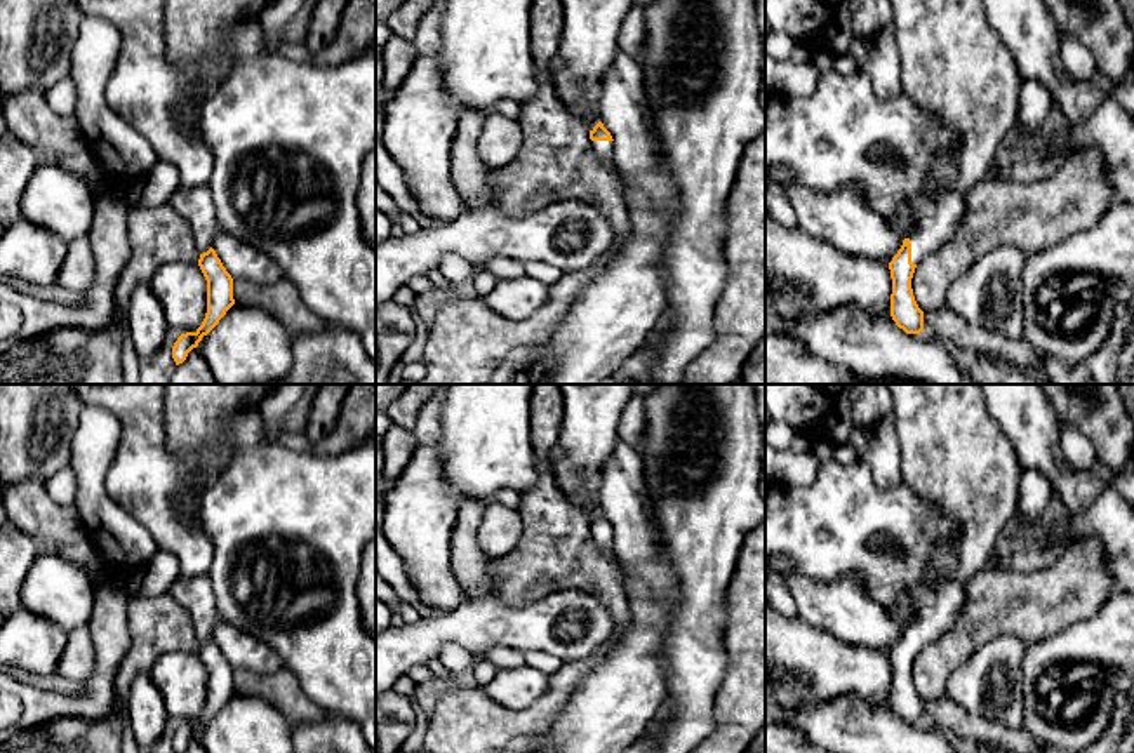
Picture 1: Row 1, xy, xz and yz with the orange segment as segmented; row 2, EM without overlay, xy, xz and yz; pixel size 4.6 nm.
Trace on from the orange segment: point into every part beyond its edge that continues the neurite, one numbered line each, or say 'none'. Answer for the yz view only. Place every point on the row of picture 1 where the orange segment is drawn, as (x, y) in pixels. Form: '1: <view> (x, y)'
1: yz (823, 139)

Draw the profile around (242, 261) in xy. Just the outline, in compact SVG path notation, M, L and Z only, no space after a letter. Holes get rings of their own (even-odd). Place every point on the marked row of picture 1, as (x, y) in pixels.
M219 231L212 240L212 249L233 280L273 285L284 278L280 266L268 254L230 233Z

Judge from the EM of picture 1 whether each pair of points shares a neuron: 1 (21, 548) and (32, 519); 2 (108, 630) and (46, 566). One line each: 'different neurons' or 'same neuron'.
1: different neurons
2: different neurons

